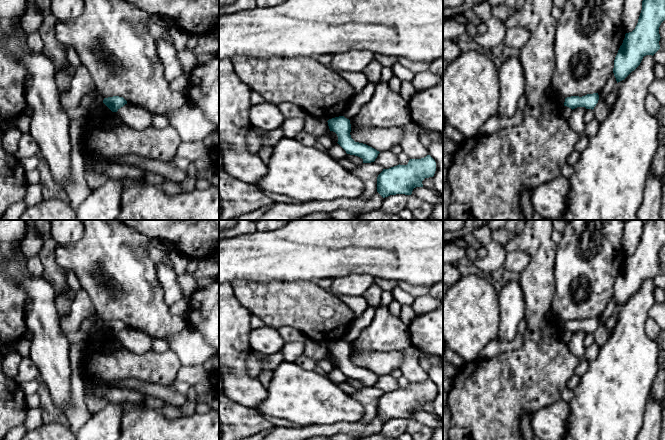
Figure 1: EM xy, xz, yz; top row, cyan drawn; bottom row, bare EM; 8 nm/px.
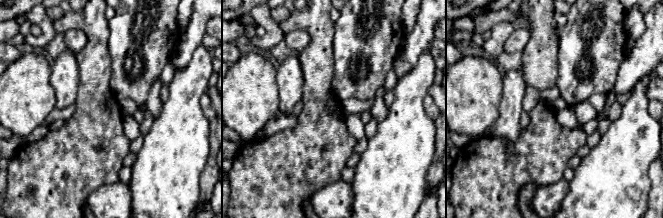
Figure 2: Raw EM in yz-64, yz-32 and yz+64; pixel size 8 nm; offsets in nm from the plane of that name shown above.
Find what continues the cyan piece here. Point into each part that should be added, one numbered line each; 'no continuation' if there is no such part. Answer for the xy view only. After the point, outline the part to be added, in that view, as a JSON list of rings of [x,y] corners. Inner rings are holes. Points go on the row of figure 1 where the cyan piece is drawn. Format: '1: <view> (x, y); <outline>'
no continuation

